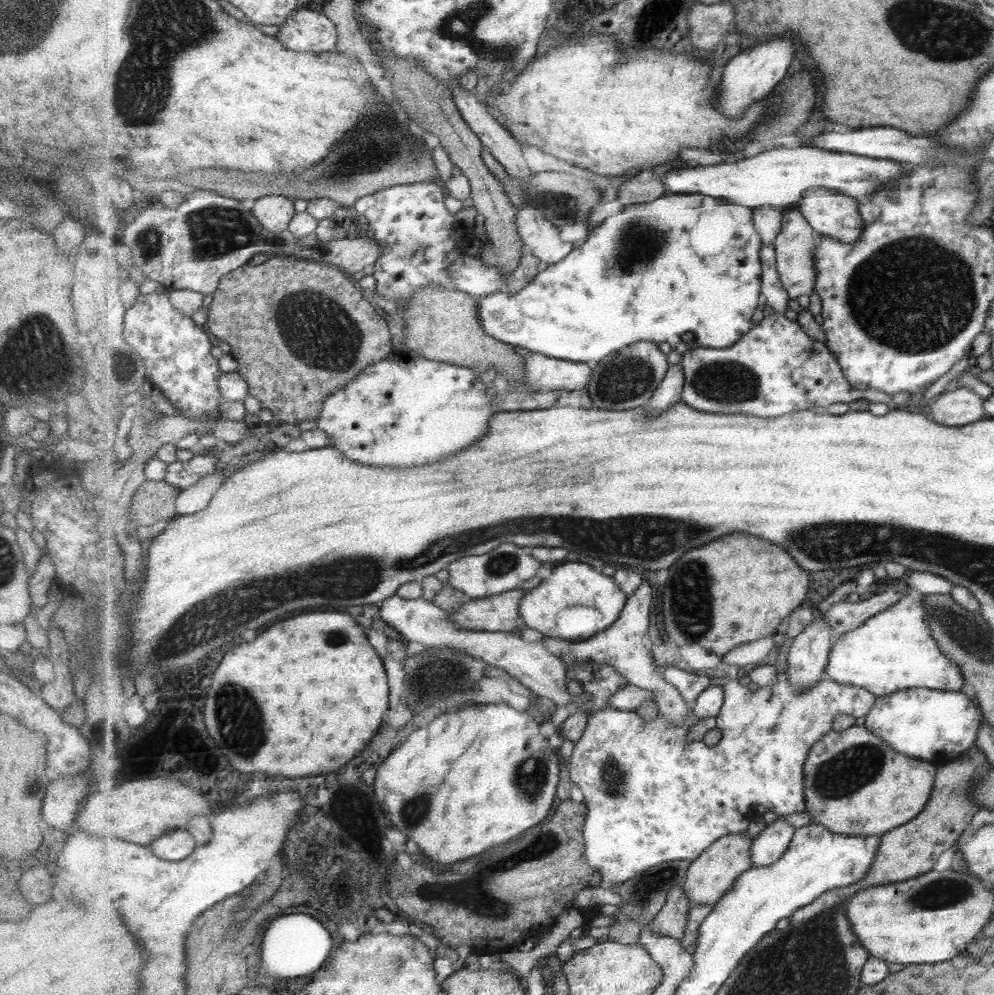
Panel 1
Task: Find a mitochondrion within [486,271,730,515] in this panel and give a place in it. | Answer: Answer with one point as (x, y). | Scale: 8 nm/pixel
(625, 379)

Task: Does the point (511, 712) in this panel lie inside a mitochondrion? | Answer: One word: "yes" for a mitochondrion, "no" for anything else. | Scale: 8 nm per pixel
no

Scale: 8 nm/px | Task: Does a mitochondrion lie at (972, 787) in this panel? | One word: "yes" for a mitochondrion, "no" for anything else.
no

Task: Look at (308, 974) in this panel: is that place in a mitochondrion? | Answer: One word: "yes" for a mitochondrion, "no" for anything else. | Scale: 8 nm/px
no

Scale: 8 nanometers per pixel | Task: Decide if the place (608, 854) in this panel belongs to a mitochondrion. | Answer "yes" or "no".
no

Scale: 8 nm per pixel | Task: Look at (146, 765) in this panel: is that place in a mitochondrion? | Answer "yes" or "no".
no

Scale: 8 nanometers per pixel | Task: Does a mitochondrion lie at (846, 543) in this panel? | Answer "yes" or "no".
yes

